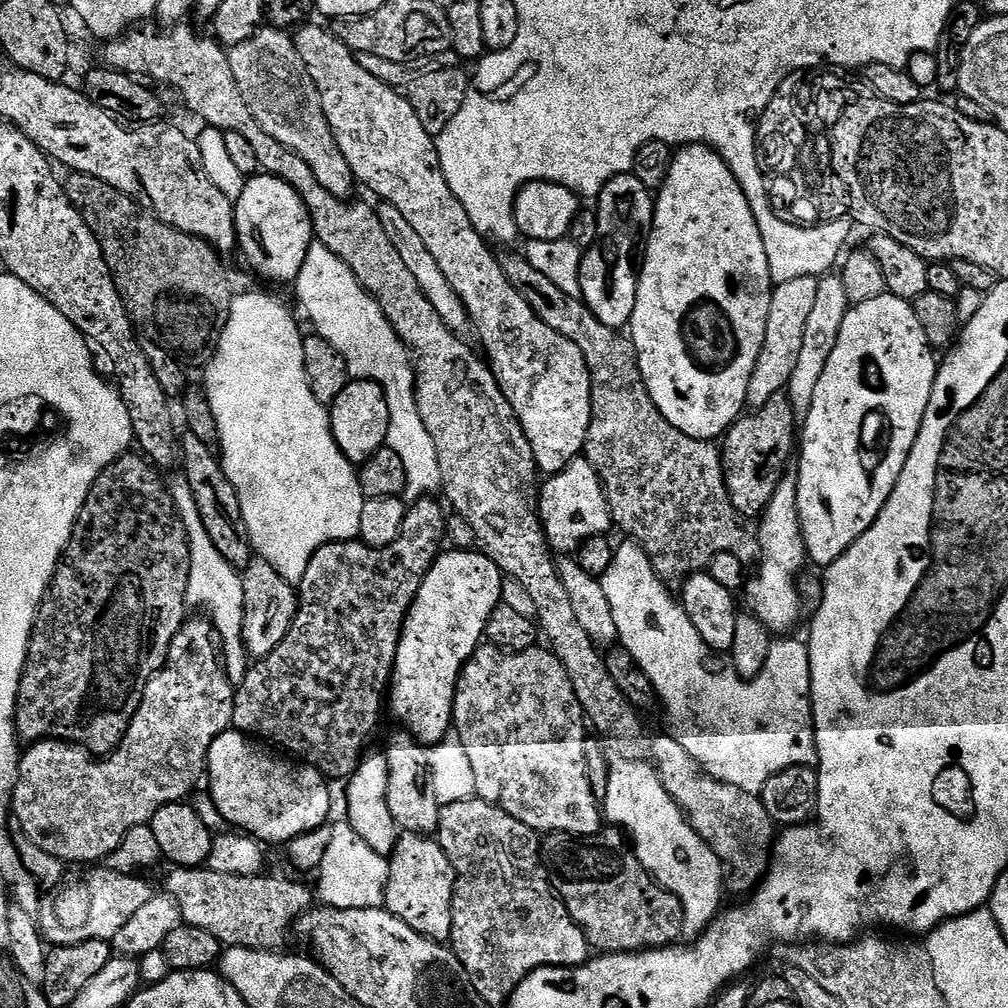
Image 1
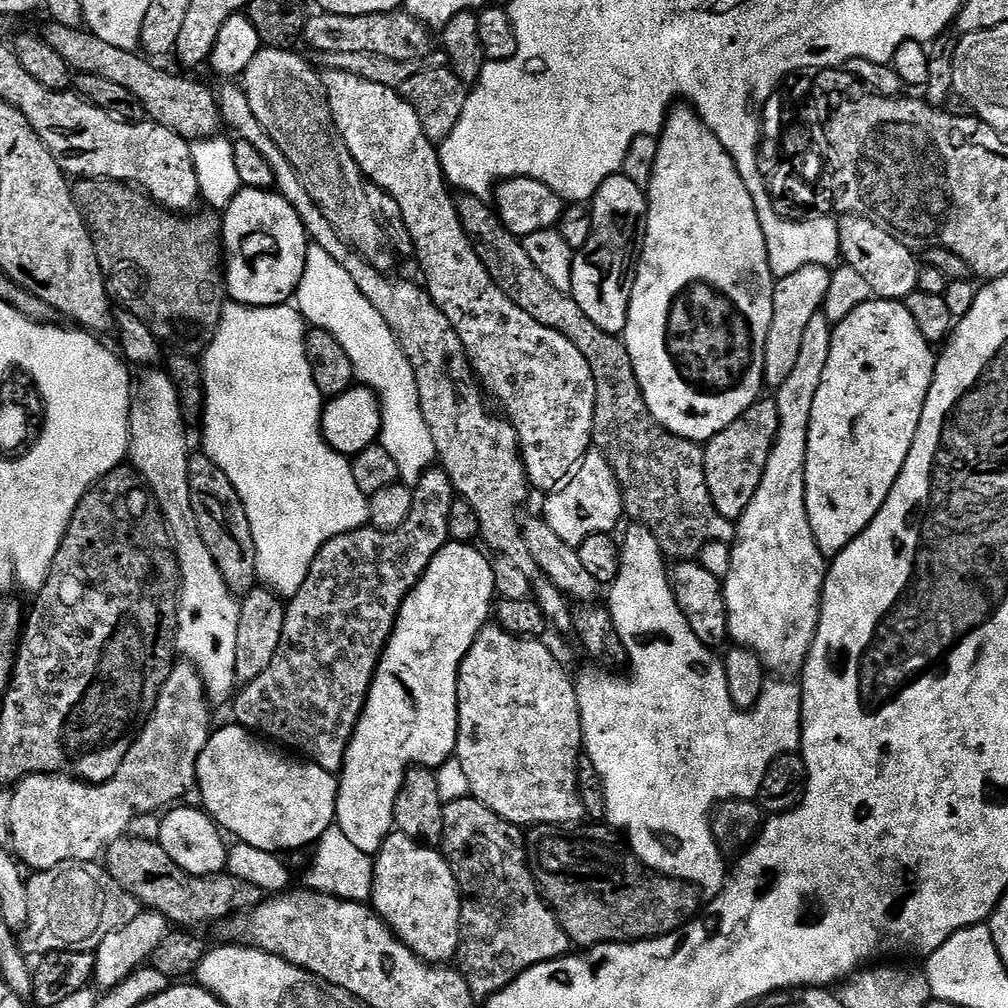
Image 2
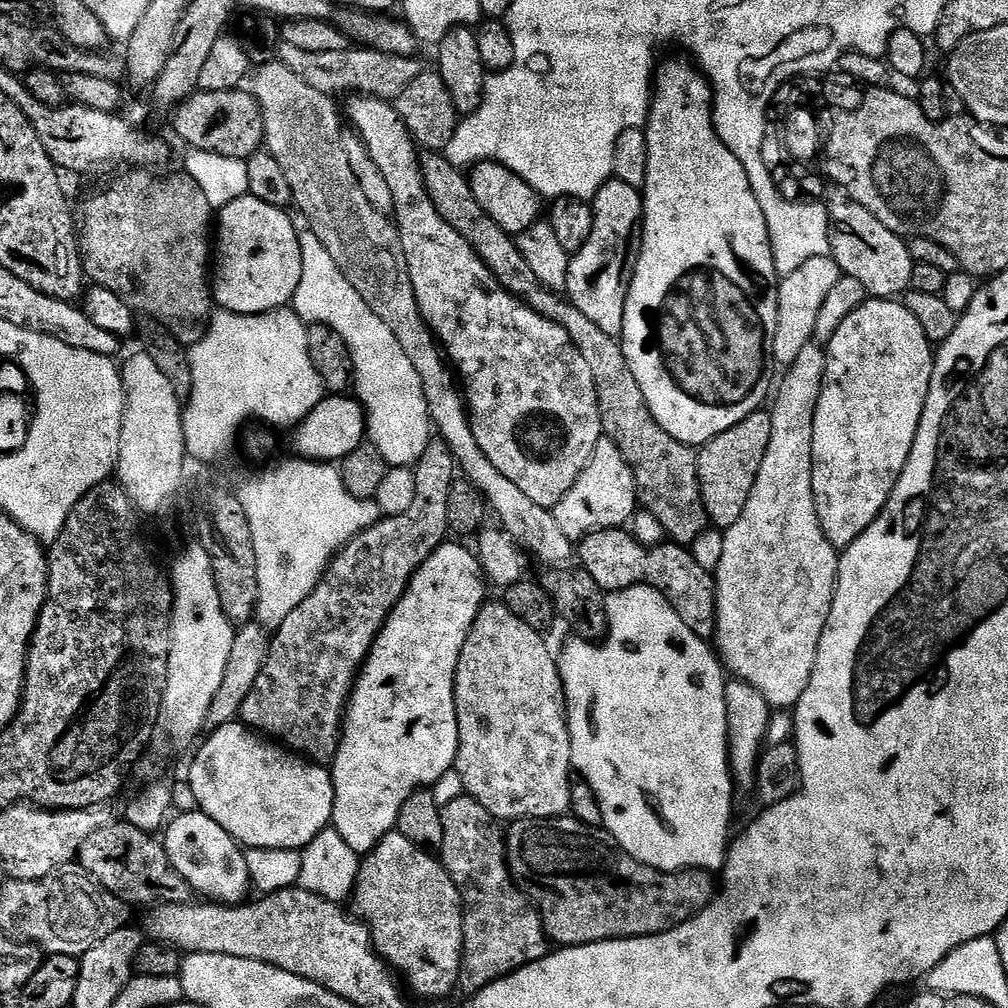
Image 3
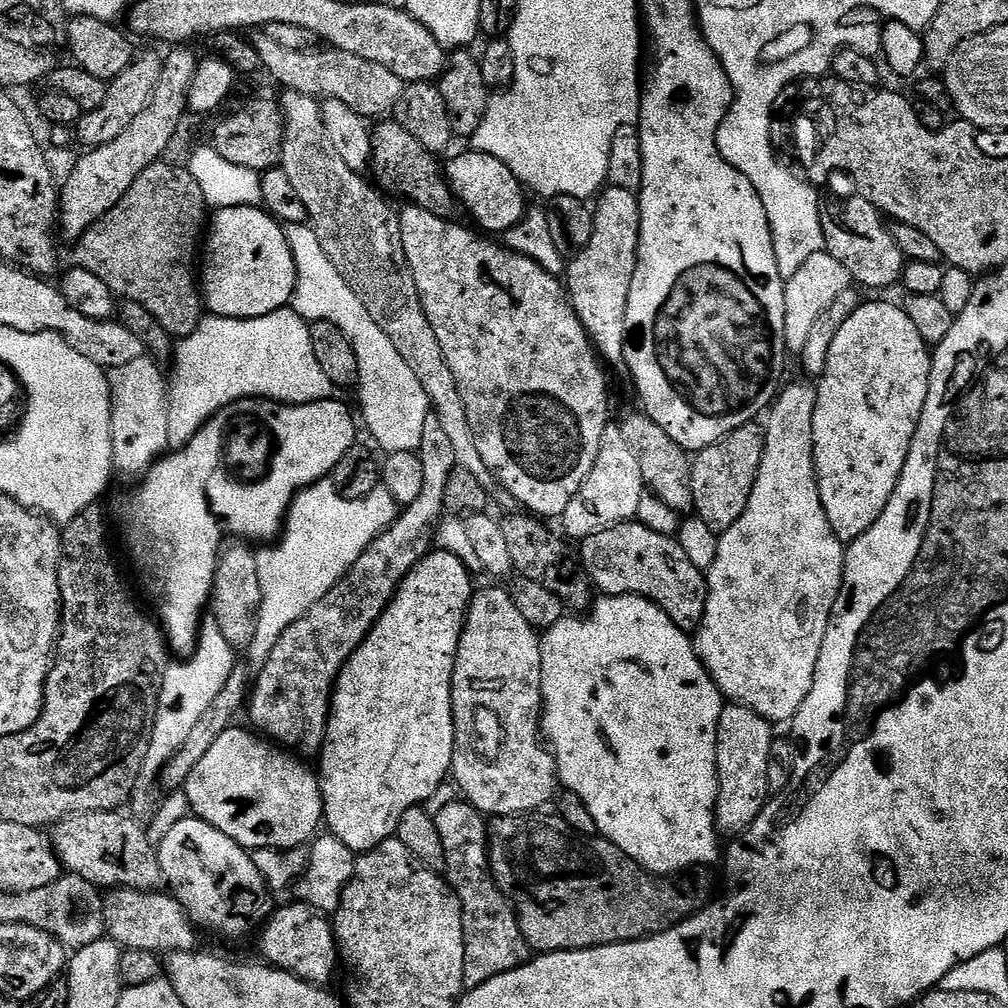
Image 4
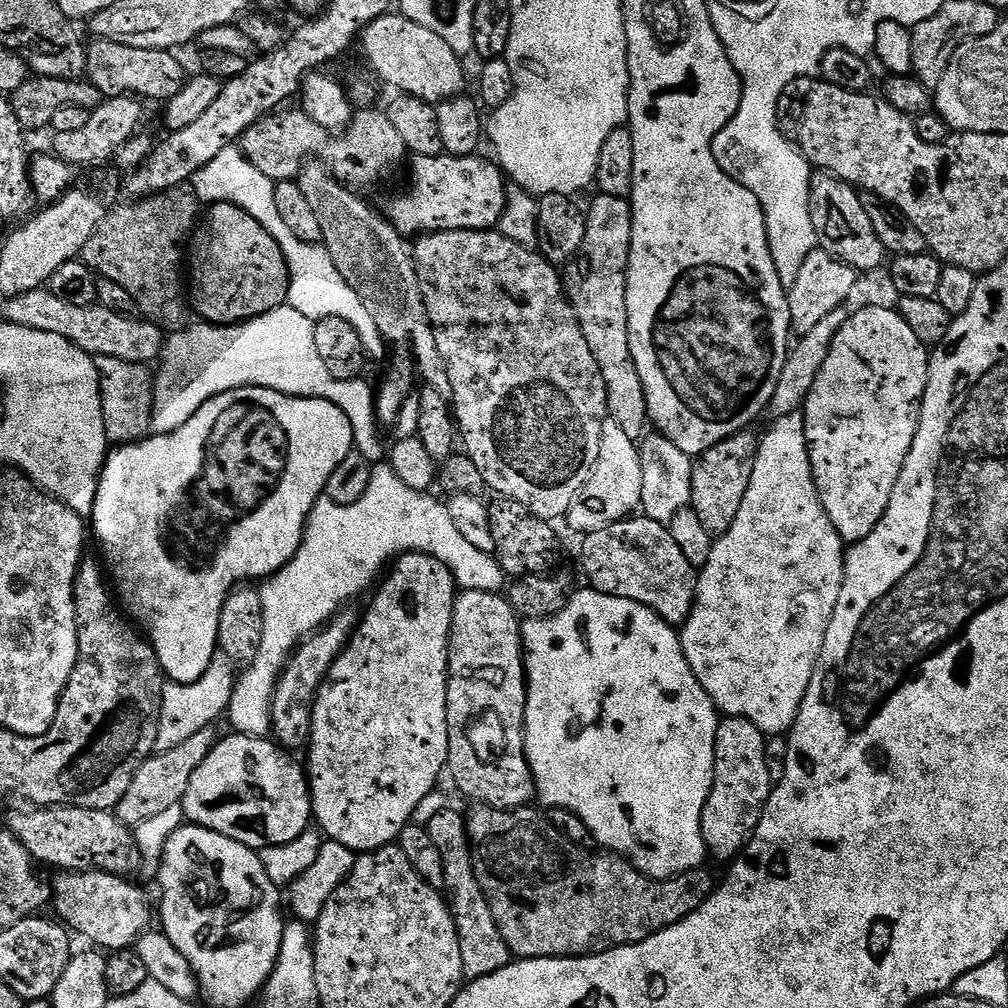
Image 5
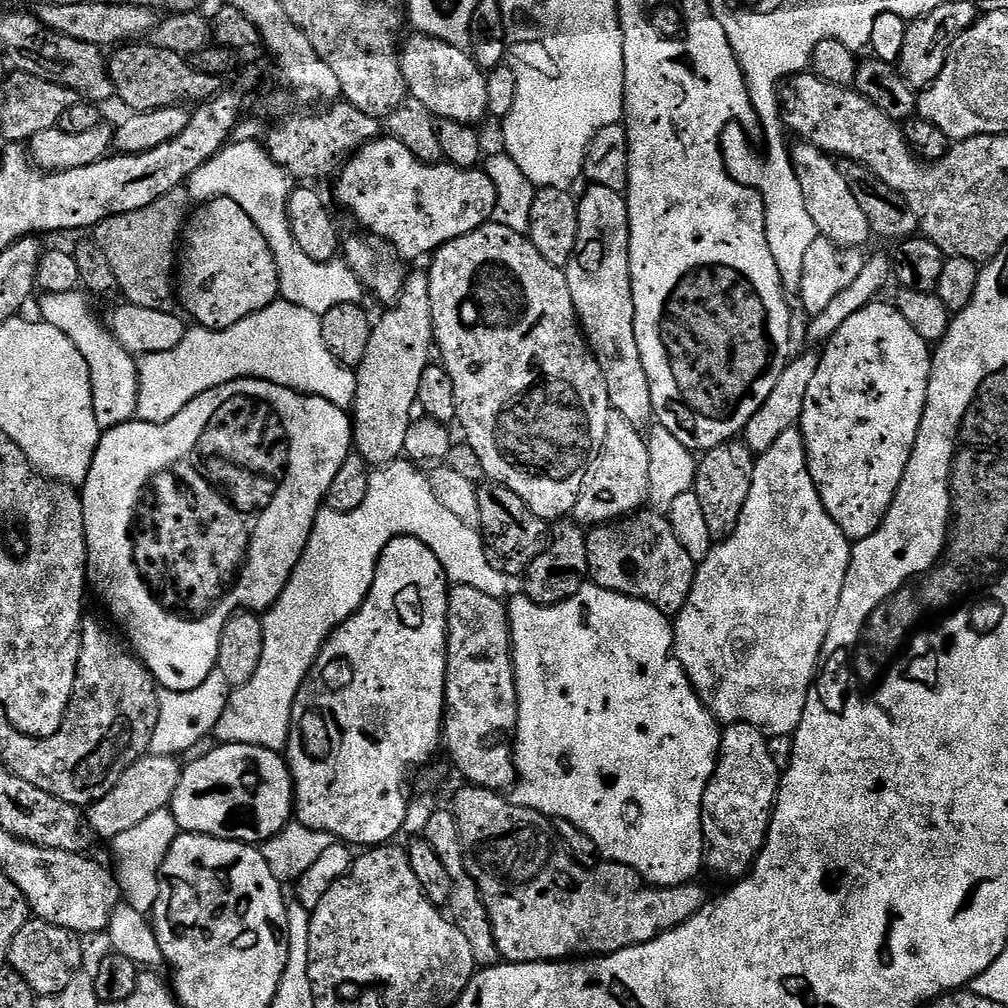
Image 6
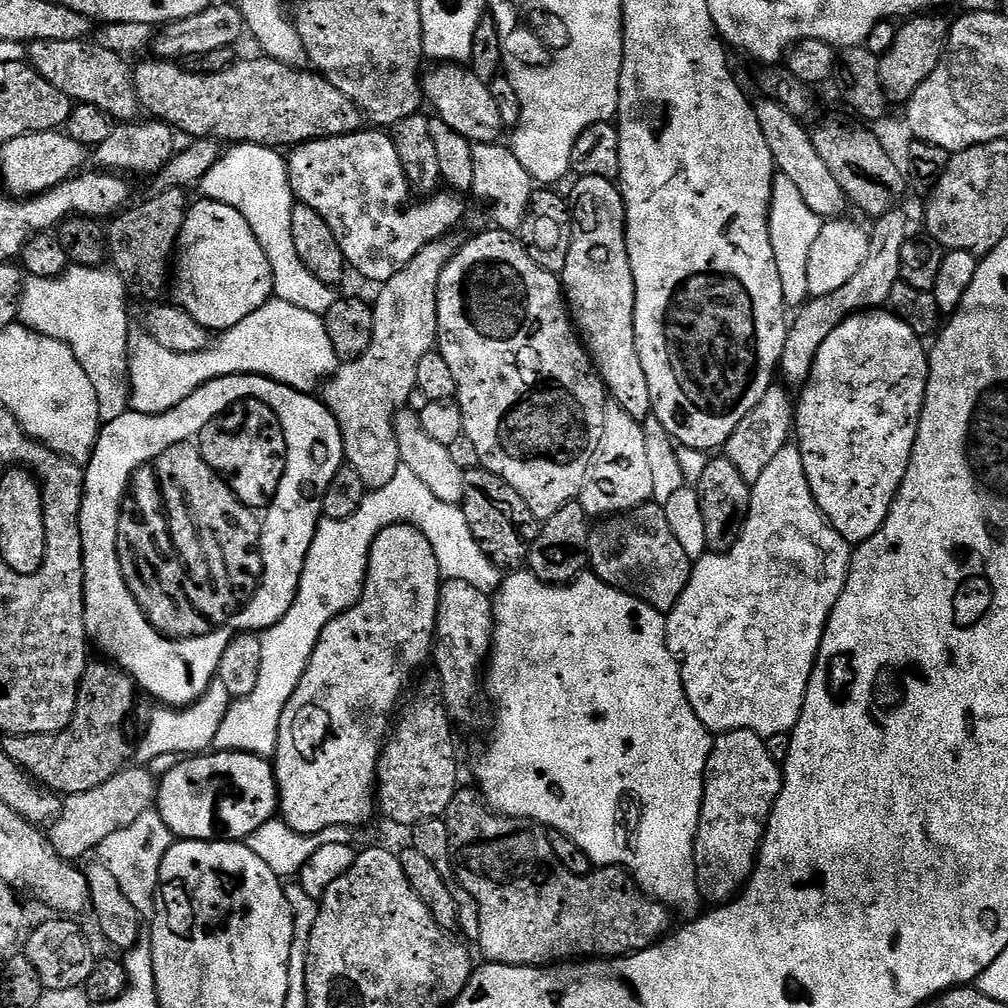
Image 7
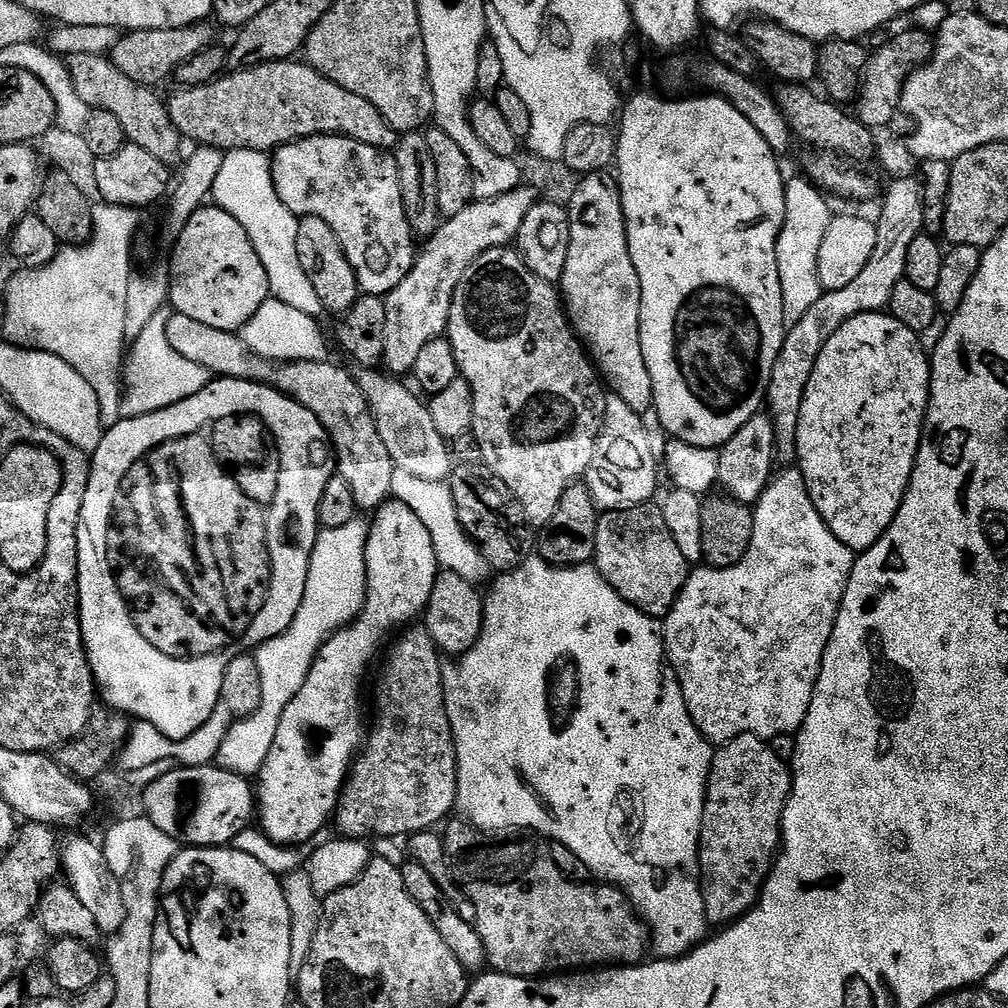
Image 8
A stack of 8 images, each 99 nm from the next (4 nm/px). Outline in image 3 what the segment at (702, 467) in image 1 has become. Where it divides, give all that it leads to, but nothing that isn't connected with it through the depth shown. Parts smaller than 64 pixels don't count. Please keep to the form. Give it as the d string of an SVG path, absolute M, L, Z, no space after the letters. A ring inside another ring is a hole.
M421 151L420 169L426 182L426 191L442 218L446 218L446 222L450 222L450 226L454 226L454 230L458 230L458 234L470 242L496 281L511 296L518 297L526 306L550 318L552 322L558 322L558 326L570 334L574 346L578 346L582 358L586 358L590 374L594 374L604 436L613 440L618 450L622 450L626 462L632 468L639 507L654 514L654 518L662 522L671 543L691 546L694 538L710 527L706 506L700 497L696 452L689 445L678 442L678 438L666 434L654 414L650 414L646 398L638 386L638 378L634 378L630 362L626 362L623 343L617 337L598 330L598 326L594 326L594 322L590 322L590 318L586 318L578 306L538 282L534 270L530 270L526 258L522 258L522 250L518 250L513 233L502 230L502 226L498 226L498 222L494 222L494 218L482 210L478 198L474 198L468 176L461 169L455 168L447 155Z

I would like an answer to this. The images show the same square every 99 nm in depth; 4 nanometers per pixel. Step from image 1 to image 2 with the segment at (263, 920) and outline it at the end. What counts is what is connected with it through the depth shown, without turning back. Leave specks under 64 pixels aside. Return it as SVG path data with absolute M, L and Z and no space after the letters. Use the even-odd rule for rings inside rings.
M125 834L119 840L115 840L108 848L107 859L108 873L116 879L122 890L132 895L147 911L160 912L167 918L169 925L179 926L184 930L200 930L196 928L202 927L203 924L219 925L228 917L235 916L259 904L262 899L262 893L259 889L229 874L218 876L191 876L186 874L174 862L174 858L170 858L170 854L166 854L164 847L154 840L142 840Z

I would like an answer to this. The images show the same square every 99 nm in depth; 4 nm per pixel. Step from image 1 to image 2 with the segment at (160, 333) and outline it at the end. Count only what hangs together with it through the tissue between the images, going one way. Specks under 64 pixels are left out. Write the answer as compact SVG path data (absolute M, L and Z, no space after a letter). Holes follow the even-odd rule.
M80 178L71 185L71 190L76 209L84 217L84 225L92 235L92 245L109 297L123 311L146 322L157 340L166 344L168 340L172 350L193 358L203 357L218 330L226 307L221 217L212 210L197 211L195 214L170 212L145 193L118 180Z

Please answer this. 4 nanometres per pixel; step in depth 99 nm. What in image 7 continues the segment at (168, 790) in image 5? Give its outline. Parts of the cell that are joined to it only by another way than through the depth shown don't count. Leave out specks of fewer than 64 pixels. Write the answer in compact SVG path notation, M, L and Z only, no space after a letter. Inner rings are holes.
M129 766L124 768L110 782L102 782L102 786L94 786L94 790L86 790L82 794L64 796L60 814L51 821L46 835L52 841L54 850L63 860L79 861L79 856L87 852L95 853L114 830L122 830L130 826L142 814L153 811L156 803L157 777L152 776L147 767Z

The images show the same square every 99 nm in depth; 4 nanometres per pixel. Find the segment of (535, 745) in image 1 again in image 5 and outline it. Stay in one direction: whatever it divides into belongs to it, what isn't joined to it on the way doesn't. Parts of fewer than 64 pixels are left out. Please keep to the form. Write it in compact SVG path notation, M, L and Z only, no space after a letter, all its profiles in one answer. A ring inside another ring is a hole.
M466 589L456 593L452 629L448 639L448 693L446 694L446 722L448 723L448 767L447 775L452 775L456 788L472 802L492 804L495 808L523 808L533 799L536 783L532 781L532 771L524 753L524 715L526 714L526 694L528 681L524 674L524 638L522 620L512 609L512 604L499 592L487 592L482 589Z

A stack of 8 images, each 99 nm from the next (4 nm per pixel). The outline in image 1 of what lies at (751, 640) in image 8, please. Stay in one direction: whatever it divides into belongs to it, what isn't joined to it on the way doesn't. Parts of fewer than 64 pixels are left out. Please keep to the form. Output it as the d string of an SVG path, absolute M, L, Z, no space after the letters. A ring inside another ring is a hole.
M839 274L819 277L818 295L812 313L806 321L806 334L802 337L802 350L798 354L798 366L794 366L794 374L790 374L790 382L786 389L788 401L792 404L797 417L807 416L814 402L814 390L818 387L818 378L822 378L822 370L826 370L826 361L834 351L834 342L838 342L838 330L842 330L842 318L846 318L850 302L846 298L846 286L842 286ZM785 475L784 481L778 486L770 506L758 520L758 535L760 537L760 554L758 565L760 569L756 577L746 584L748 604L753 616L760 619L768 631L773 634L788 634L800 620L802 601L798 587L798 577L805 571L804 564L809 563L808 551L800 529L798 514L798 490L795 475Z

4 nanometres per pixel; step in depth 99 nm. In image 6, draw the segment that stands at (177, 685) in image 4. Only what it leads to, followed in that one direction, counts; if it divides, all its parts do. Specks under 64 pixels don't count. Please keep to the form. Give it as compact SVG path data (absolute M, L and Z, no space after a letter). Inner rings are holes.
M219 670L209 674L202 686L194 686L194 690L175 692L165 688L157 691L154 706L158 710L158 726L154 726L151 755L180 758L190 746L213 735L218 726L218 718L222 718L222 710L226 710L226 702L233 691L232 685L226 682L226 674Z

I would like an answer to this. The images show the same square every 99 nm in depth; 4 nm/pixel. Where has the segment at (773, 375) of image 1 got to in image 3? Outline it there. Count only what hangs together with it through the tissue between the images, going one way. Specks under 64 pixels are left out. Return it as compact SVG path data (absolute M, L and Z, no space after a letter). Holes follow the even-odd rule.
M831 256L822 258L810 258L810 262L798 266L794 274L783 277L780 280L778 290L778 330L774 330L774 342L772 343L772 359L777 365L790 366L794 358L808 344L813 343L818 326L818 314L830 290L838 286L842 273L838 262Z

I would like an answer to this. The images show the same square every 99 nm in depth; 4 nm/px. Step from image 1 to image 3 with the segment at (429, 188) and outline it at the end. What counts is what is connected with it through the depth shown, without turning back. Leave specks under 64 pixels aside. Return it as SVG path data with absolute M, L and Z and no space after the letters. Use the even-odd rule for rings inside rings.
M356 94L349 100L352 101L348 104L348 112L346 108L347 123L349 120L353 124L349 125L360 137L360 140L366 146L366 150L370 150L370 158L374 158L374 166L378 166L378 170L382 170L382 178L386 178L390 190L394 190L394 206L396 207L394 223L402 238L402 250L406 254L406 266L410 270L410 282L414 286L414 298L418 302L424 321L432 329L441 349L446 353L459 383L462 385L462 392L466 397L468 406L468 415L472 417L474 438L478 438L478 446L482 446L482 454L486 454L486 458L490 458L490 462L494 462L498 474L510 478L510 482L514 482L514 486L518 486L518 490L524 491L533 502L538 502L538 506L555 508L558 501L574 486L574 482L578 482L582 470L588 465L594 454L594 446L598 446L598 442L604 436L604 427L598 406L598 394L594 386L594 374L590 374L590 366L586 362L586 358L582 358L578 346L574 346L570 334L562 326L558 326L558 322L552 322L550 318L546 318L530 306L526 306L518 297L511 296L496 281L494 274L482 262L482 258L478 258L478 254L472 249L470 242L466 242L466 238L462 238L462 234L458 234L458 230L454 230L454 226L450 226L450 222L446 222L446 218L442 218L442 214L426 191L426 182L420 169L418 145L412 139L406 122L402 122L402 118L396 112L395 107L389 101L379 100L373 96Z

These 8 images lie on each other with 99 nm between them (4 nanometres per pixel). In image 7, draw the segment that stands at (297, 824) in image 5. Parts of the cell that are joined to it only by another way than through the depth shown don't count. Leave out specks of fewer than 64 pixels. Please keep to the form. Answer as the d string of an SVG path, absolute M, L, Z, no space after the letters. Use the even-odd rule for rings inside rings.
M252 752L196 754L159 777L154 808L173 837L244 842L277 815L276 774L265 757L255 756Z

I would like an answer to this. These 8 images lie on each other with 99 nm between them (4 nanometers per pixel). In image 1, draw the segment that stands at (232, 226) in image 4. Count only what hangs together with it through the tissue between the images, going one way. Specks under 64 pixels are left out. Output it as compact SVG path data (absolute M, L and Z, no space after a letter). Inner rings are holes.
M267 174L245 179L244 189L234 201L236 209L236 246L244 255L248 268L264 280L291 285L306 262L306 254L314 242L312 219L298 198L298 190Z

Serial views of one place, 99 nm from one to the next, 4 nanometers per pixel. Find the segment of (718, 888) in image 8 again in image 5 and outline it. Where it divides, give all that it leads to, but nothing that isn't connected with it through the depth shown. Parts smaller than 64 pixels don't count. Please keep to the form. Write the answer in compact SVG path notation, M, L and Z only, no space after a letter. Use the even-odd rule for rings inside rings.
M746 718L721 719L716 731L716 761L712 789L702 810L704 846L723 862L731 862L744 851L754 834L770 798L774 781L766 770L766 737Z

